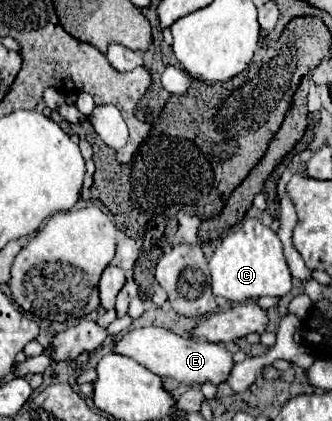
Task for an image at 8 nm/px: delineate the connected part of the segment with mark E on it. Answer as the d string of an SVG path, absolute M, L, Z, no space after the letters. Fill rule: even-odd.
M142 327L142 329L128 331L120 341L114 343L112 351L138 361L148 371L152 371L164 379L170 377L174 381L188 383L188 385L206 383L206 381L212 381L214 385L218 385L218 383L226 381L226 377L234 365L232 353L228 349L224 349L222 345L210 343L206 339L184 339L162 327Z

